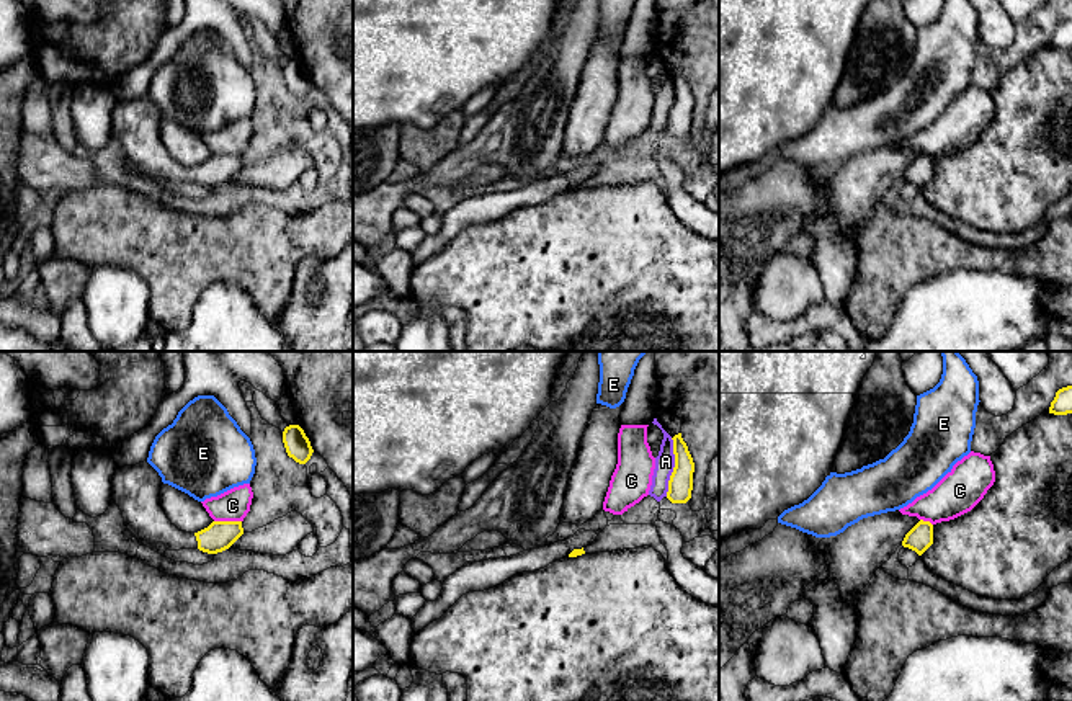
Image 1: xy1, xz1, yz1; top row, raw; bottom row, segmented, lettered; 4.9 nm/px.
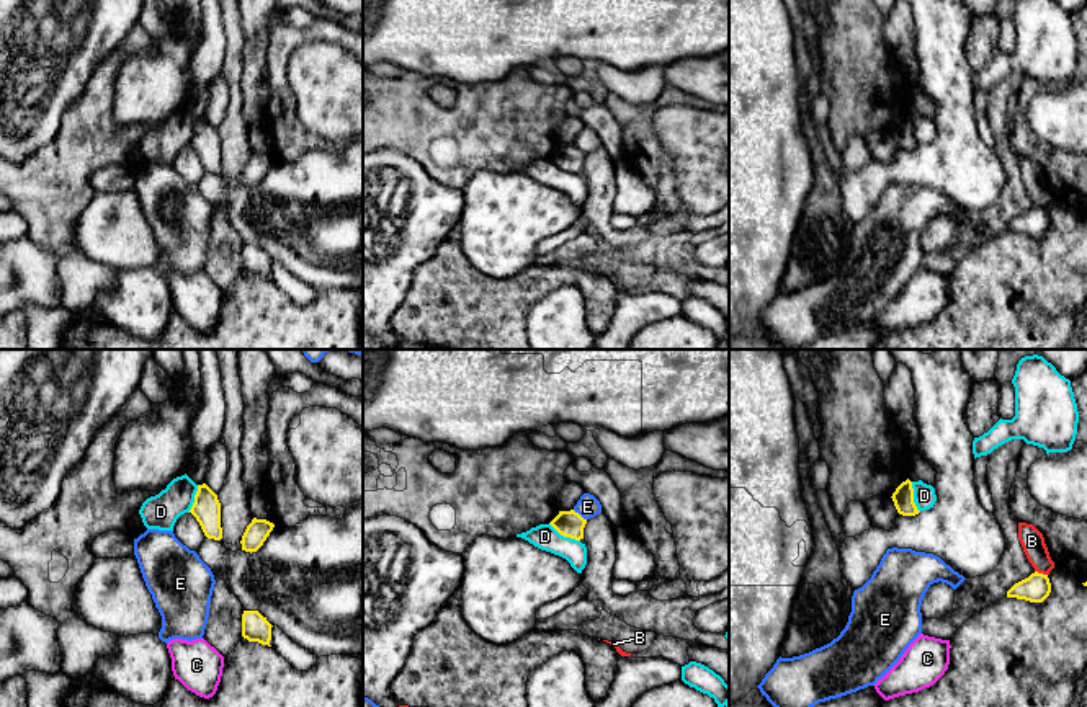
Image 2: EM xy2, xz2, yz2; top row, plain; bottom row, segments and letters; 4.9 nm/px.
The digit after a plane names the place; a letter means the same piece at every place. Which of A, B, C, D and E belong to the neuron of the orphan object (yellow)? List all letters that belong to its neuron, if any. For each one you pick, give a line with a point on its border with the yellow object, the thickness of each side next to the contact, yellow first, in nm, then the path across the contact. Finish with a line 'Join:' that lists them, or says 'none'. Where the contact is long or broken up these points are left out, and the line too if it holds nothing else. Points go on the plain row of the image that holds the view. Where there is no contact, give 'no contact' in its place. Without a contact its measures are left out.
Join: none

